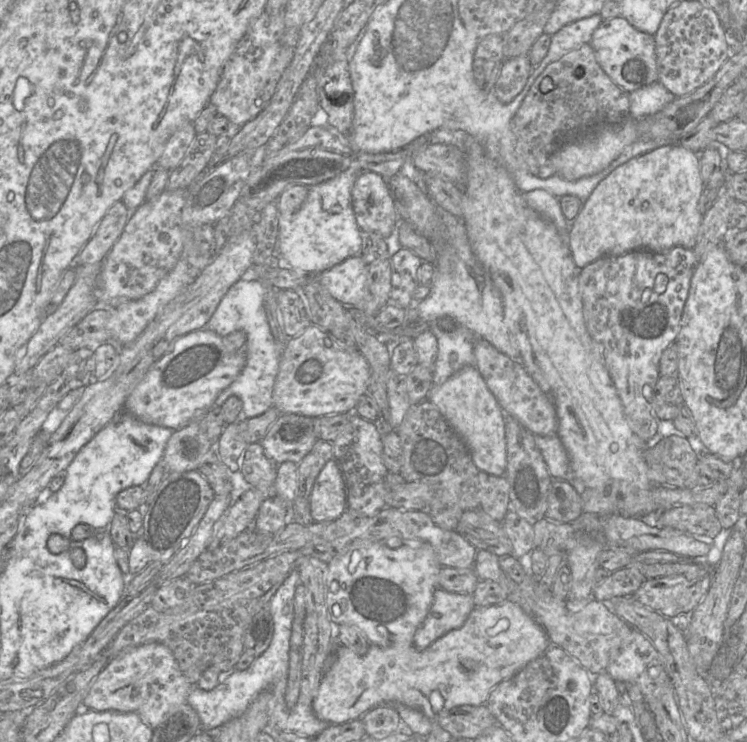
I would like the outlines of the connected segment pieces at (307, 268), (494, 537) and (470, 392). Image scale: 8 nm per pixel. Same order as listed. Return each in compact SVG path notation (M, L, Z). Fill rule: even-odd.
M348 169L333 179L308 187L308 195L301 208L291 216L279 217L277 254L287 261L291 269L301 269L305 272L318 275L347 258L360 255L362 236L352 208L351 192L355 180L362 173L365 172Z
M482 510L465 511L459 519L456 531L477 550L487 550L498 557L512 555L512 545L502 522Z
M466 366L439 387L430 389L429 401L434 404L468 447L474 464L482 471L505 476L507 448L505 439L506 412L502 410L476 367Z

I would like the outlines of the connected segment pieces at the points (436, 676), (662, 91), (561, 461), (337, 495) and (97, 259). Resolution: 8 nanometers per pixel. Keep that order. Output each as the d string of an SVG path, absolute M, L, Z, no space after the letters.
M506 599L503 602L490 606L475 607L469 614L467 620L458 629L449 631L442 637L434 641L424 650L417 650L414 645L407 648L384 648L376 645L370 645L368 651L364 655L358 655L350 648L337 644L335 647L335 660L332 665L323 673L318 686L317 693L312 700L312 708L315 715L329 724L344 724L348 721L361 718L367 711L378 705L402 704L410 708L421 711L426 717L435 721L442 711L449 711L455 707L470 705L479 706L487 703L490 692L502 681L513 677L530 661L536 659L551 644L548 635L542 625L534 618L534 616L526 613L517 603Z
M658 81L629 92L630 117L642 118L654 114L675 98L675 95Z
M534 435L534 440L551 477L557 480L570 480L569 456L559 437L557 435Z
M335 459L328 460L316 477L310 496L313 522L331 522L347 509L346 488Z
M122 201L113 204L80 251L75 266L101 263L120 237L130 213Z

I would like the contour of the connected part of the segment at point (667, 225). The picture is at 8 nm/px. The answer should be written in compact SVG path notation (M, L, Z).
M678 143L660 146L618 166L599 182L570 225L569 248L576 266L582 269L604 255L621 255L634 250L664 252L676 246L692 249L703 219L698 209L703 189L699 153Z

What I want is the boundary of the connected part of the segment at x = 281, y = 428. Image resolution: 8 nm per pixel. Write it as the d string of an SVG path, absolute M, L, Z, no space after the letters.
M282 414L260 441L265 455L276 465L286 461L298 464L318 440L314 419L299 414Z

